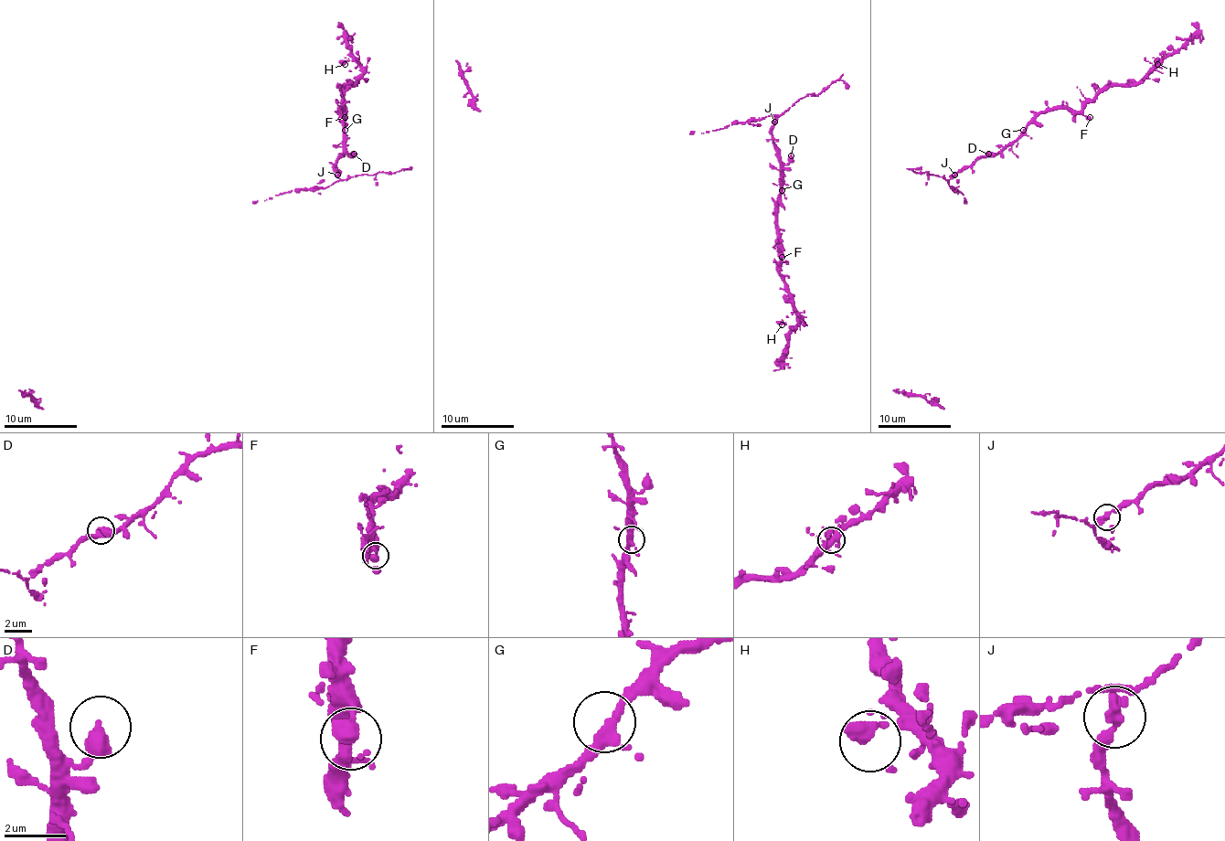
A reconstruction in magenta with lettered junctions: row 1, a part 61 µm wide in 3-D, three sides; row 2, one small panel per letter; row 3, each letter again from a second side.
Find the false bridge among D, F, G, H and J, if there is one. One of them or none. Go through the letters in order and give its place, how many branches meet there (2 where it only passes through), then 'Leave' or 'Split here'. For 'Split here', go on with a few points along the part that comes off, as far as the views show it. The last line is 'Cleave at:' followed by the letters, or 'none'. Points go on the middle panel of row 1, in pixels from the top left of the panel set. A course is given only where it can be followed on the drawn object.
D: Place: (791, 155). Branches: 1. Leave
F: Place: (782, 257). Branches: 1. Leave
G: Place: (782, 190). Branches: 2. Leave
H: Place: (782, 324). Branches: 2. Leave
J: Place: (774, 122). Branches: 2. Split here. Course of the part to remove: (774, 122), (776, 117), (767, 115), (762, 119), (731, 122), (702, 133), (689, 133)
Cleave at: J

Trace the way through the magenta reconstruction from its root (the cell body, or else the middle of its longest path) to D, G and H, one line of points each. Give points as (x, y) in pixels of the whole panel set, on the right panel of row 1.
D: (955, 190), (948, 181), (981, 157), (992, 157), (997, 154), (988, 154)
G: (955, 190), (948, 185), (950, 179), (981, 157), (1003, 152), (1023, 130)
H: (955, 190), (950, 179), (1003, 152), (1038, 115), (1079, 111), (1157, 64)

